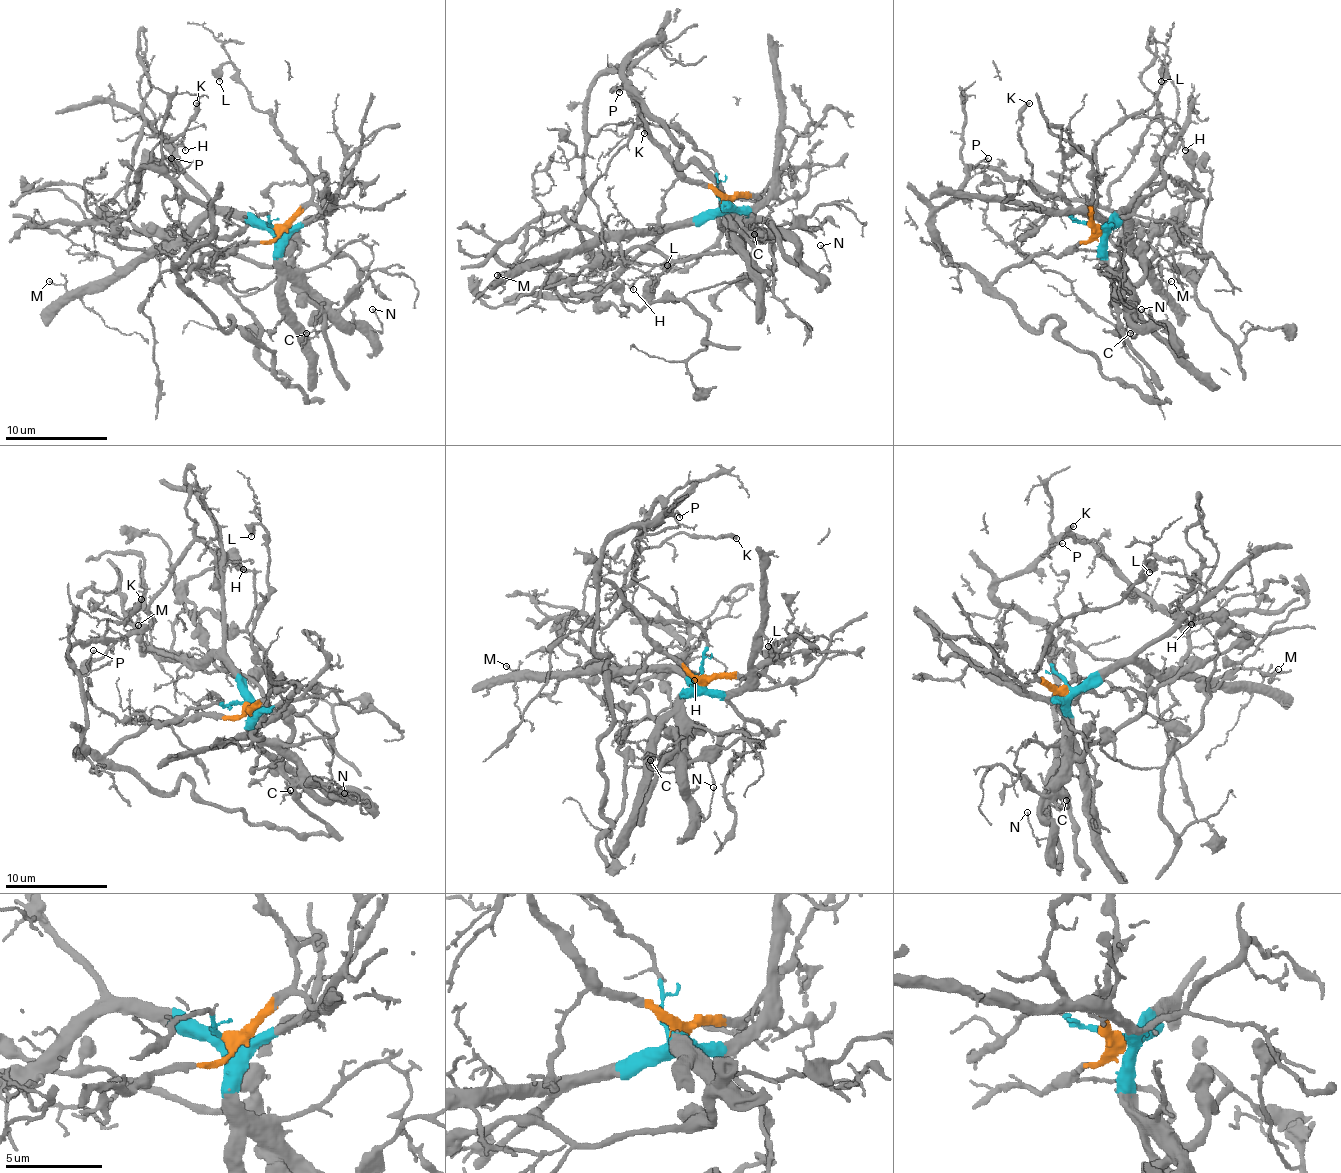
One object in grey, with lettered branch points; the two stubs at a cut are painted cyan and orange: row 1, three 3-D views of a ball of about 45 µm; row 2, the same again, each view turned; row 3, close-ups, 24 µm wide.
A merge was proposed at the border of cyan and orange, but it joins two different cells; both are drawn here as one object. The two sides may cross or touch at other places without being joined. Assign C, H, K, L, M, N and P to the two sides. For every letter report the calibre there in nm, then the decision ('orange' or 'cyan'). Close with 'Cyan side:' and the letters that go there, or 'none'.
C: calibre 120 nm; cyan
H: calibre 110 nm; cyan
K: calibre 300 nm; orange
L: calibre 460 nm; orange
M: calibre 110 nm; cyan
N: calibre 100 nm; cyan
P: calibre 110 nm; orange
Cyan side: C, H, M, N

